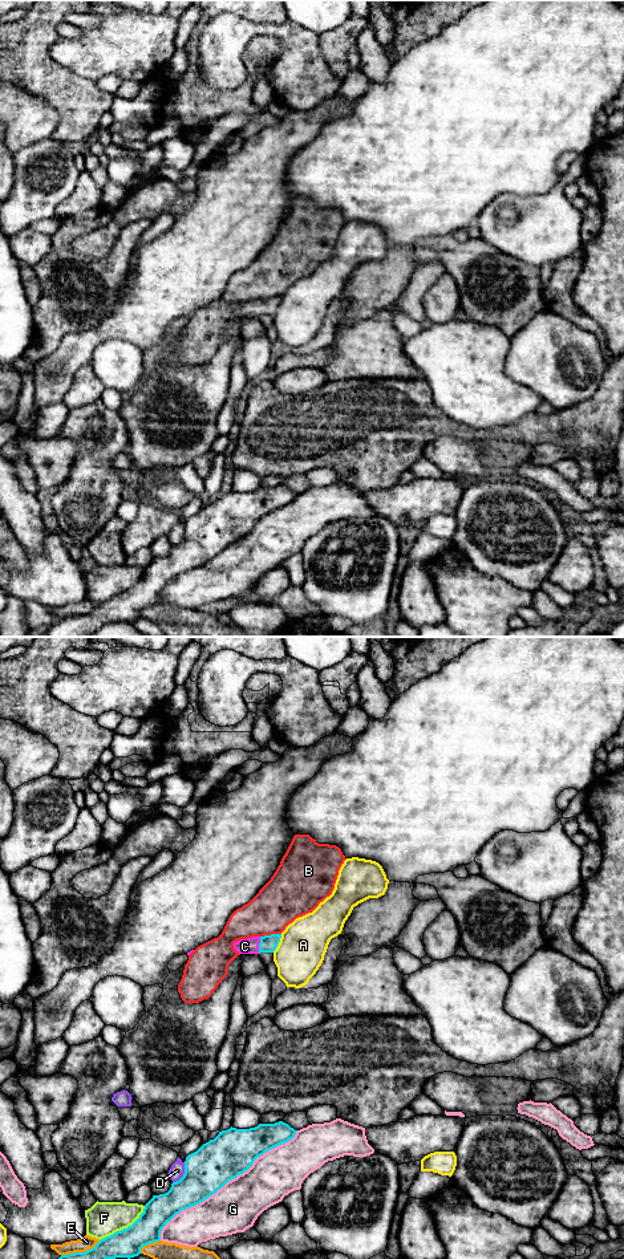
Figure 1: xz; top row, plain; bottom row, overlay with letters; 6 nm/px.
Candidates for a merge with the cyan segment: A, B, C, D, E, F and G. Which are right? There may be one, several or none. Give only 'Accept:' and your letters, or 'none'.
Accept: C

